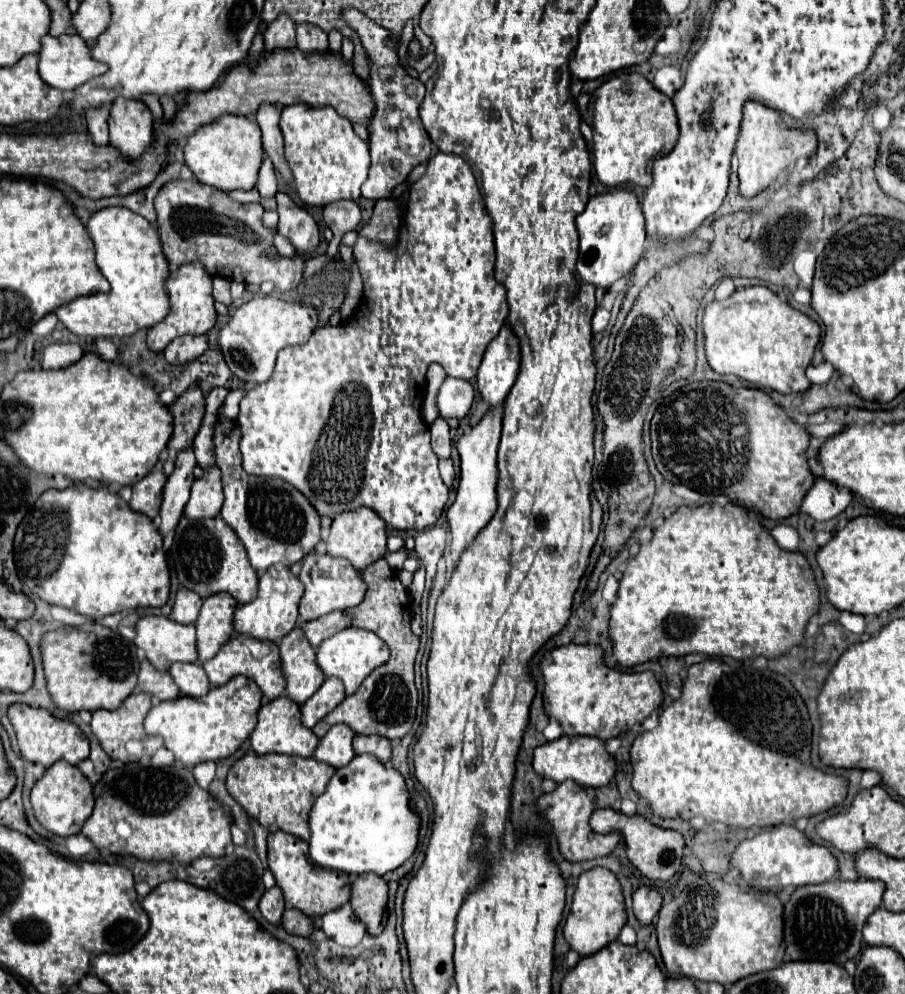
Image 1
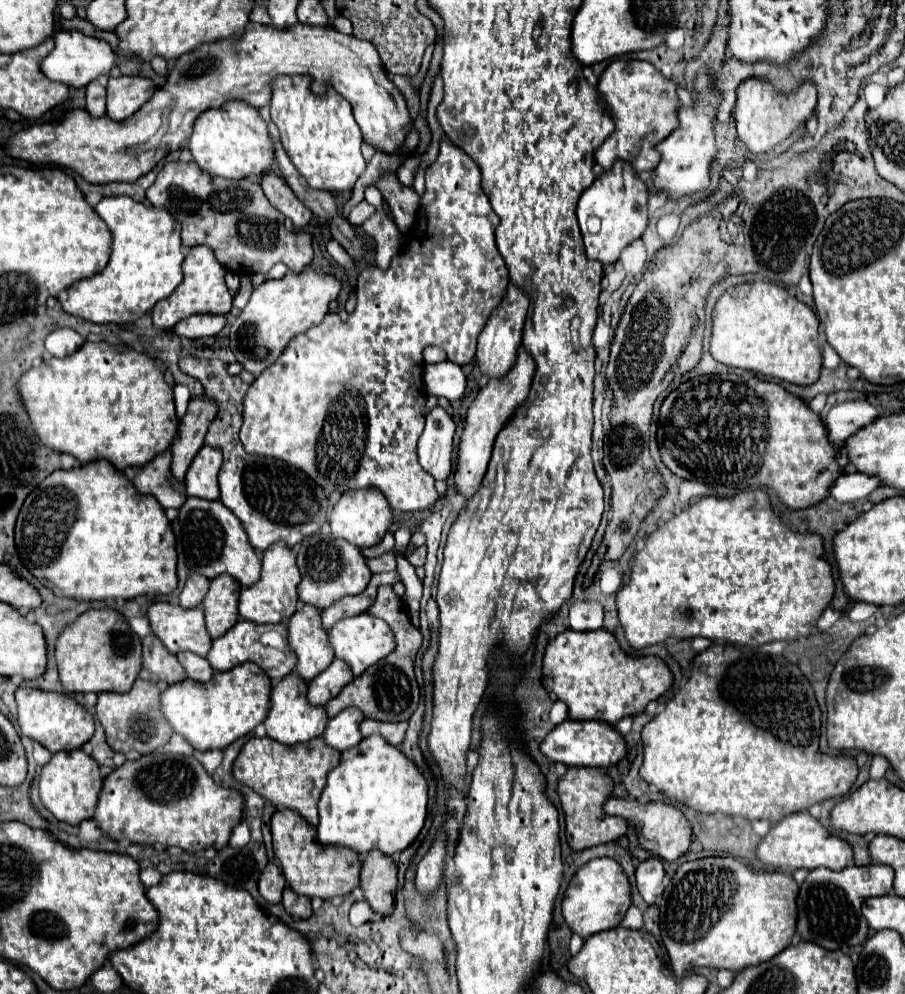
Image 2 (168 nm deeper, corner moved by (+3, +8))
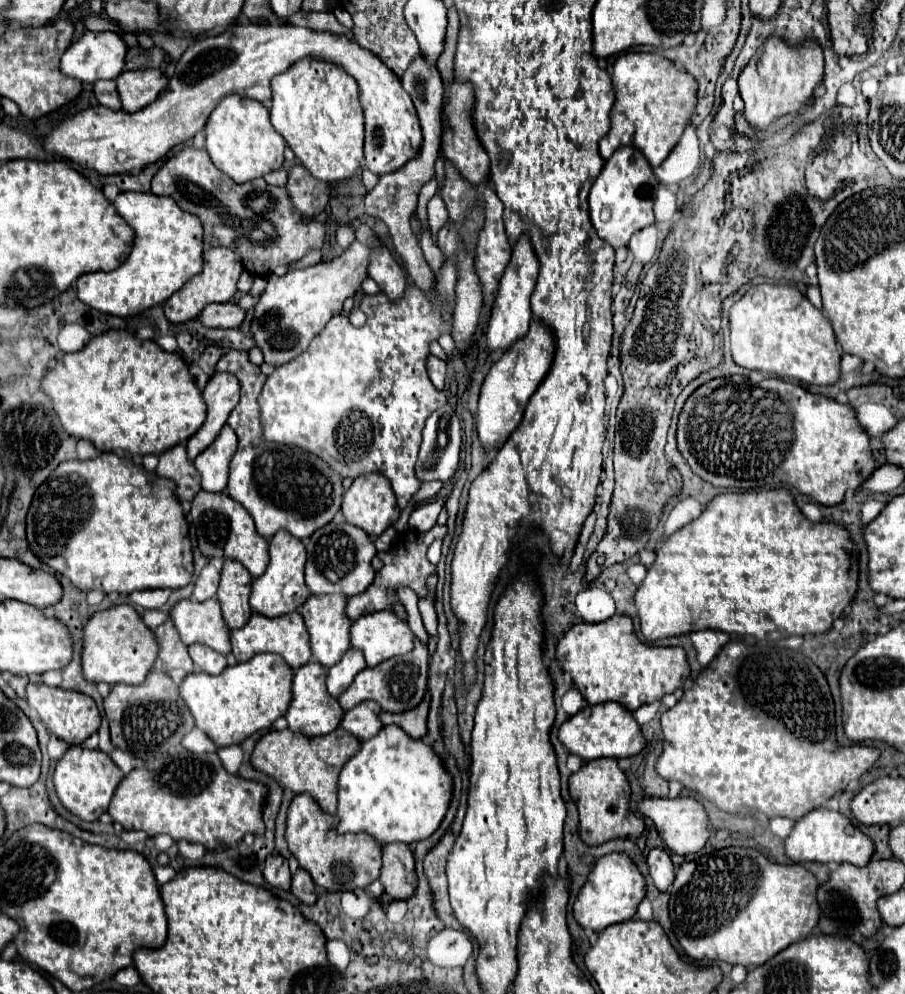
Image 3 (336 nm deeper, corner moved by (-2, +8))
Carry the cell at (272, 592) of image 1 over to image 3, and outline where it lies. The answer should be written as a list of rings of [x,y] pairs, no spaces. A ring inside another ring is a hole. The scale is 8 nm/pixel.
[[[276,532],[270,540],[270,564],[266,572],[252,582],[250,606],[254,612],[264,616],[282,616],[298,610],[310,596],[304,582],[304,564],[306,564],[306,546],[290,536],[290,532]]]

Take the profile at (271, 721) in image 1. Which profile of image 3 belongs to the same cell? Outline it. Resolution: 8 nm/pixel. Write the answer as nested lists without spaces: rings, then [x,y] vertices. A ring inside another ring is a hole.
[[[314,660],[304,664],[300,670],[296,670],[294,684],[292,684],[294,698],[292,698],[292,704],[290,704],[288,712],[284,714],[290,730],[302,732],[306,736],[322,736],[322,734],[328,734],[328,732],[338,728],[338,724],[344,716],[344,710],[340,708],[338,698],[334,698],[326,692],[326,672],[328,670],[322,668],[322,664],[318,664]]]

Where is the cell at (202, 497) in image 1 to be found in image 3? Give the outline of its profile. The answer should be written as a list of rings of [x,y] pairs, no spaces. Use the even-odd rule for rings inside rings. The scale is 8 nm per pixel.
[[[226,424],[218,438],[194,460],[200,476],[202,488],[208,492],[222,492],[228,484],[228,466],[238,448],[236,432]]]

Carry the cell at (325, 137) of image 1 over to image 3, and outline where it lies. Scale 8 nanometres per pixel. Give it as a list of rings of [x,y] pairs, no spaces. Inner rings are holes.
[[[304,58],[272,78],[270,120],[308,172],[336,184],[356,174],[364,164],[364,112],[356,80],[340,66]]]

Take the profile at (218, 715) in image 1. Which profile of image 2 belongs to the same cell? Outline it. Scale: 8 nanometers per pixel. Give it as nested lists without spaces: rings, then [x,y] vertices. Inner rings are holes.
[[[245,662],[227,672],[215,674],[205,684],[197,684],[189,678],[171,684],[161,694],[159,708],[165,720],[171,724],[173,732],[181,734],[195,750],[223,750],[265,720],[269,708],[269,694],[269,676],[257,664]]]

